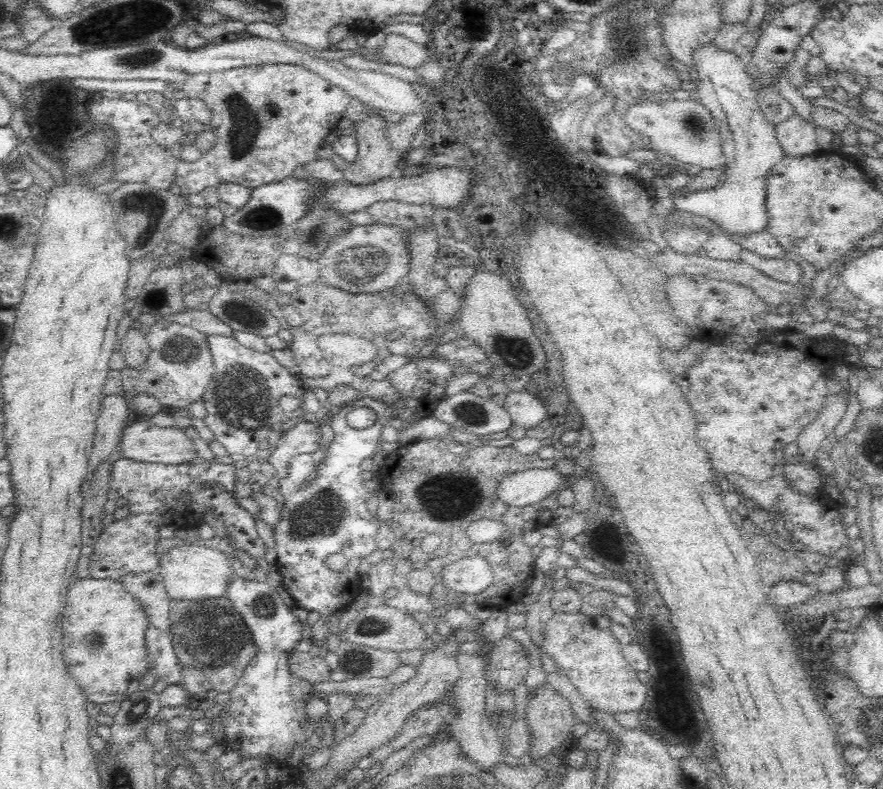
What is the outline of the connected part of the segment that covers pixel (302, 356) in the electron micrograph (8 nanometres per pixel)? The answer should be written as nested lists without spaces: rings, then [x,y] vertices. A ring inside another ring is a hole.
[[[320,280],[299,286],[290,297],[296,320],[289,328],[292,344],[288,348],[294,353],[294,366],[299,368],[299,374],[309,378],[324,378],[331,372],[332,366],[317,346],[317,339],[324,334],[355,335],[372,342],[378,350],[376,358],[352,368],[354,375],[367,377],[388,356],[401,355],[411,359],[425,347],[426,337],[438,330],[428,305],[414,292],[403,297],[392,295],[388,290],[379,293],[342,292]]]

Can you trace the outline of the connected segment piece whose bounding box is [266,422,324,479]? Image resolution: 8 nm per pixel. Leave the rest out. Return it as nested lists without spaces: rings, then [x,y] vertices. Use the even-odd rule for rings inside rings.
[[[300,422],[300,424],[282,432],[272,454],[266,458],[276,463],[280,479],[288,475],[288,461],[292,456],[304,454],[304,452],[313,453],[324,448],[320,424],[319,422]]]

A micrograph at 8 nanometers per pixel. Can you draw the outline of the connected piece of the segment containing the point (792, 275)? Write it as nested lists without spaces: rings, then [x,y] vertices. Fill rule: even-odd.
[[[746,248],[740,252],[740,260],[747,262],[750,266],[760,269],[774,280],[782,281],[792,285],[800,285],[802,267],[790,258],[768,258],[760,256]]]

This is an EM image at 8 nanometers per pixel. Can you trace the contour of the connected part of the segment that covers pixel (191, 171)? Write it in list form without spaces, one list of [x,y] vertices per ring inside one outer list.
[[[278,62],[278,64],[254,64],[215,73],[193,74],[187,76],[185,81],[177,87],[177,89],[183,90],[183,92],[185,92],[185,96],[189,99],[192,98],[192,96],[201,98],[211,108],[212,114],[210,125],[216,133],[217,142],[216,146],[202,154],[201,158],[196,161],[186,161],[182,159],[182,157],[177,159],[175,181],[178,186],[180,186],[181,193],[184,194],[184,196],[189,196],[190,194],[194,194],[194,192],[201,192],[202,189],[206,188],[206,186],[214,186],[217,188],[221,200],[228,202],[230,206],[236,206],[236,208],[240,208],[240,206],[244,206],[244,204],[248,202],[248,198],[250,198],[250,189],[270,182],[280,182],[283,178],[290,177],[292,170],[294,170],[296,166],[301,164],[306,165],[307,163],[311,163],[313,160],[316,160],[316,158],[318,158],[318,156],[316,156],[316,152],[318,152],[318,149],[326,143],[326,136],[328,136],[332,130],[336,130],[338,122],[343,118],[344,109],[348,106],[352,97],[349,92],[346,92],[346,90],[339,86],[332,85],[329,80],[322,78],[319,74],[316,74],[298,64],[284,62]]]

